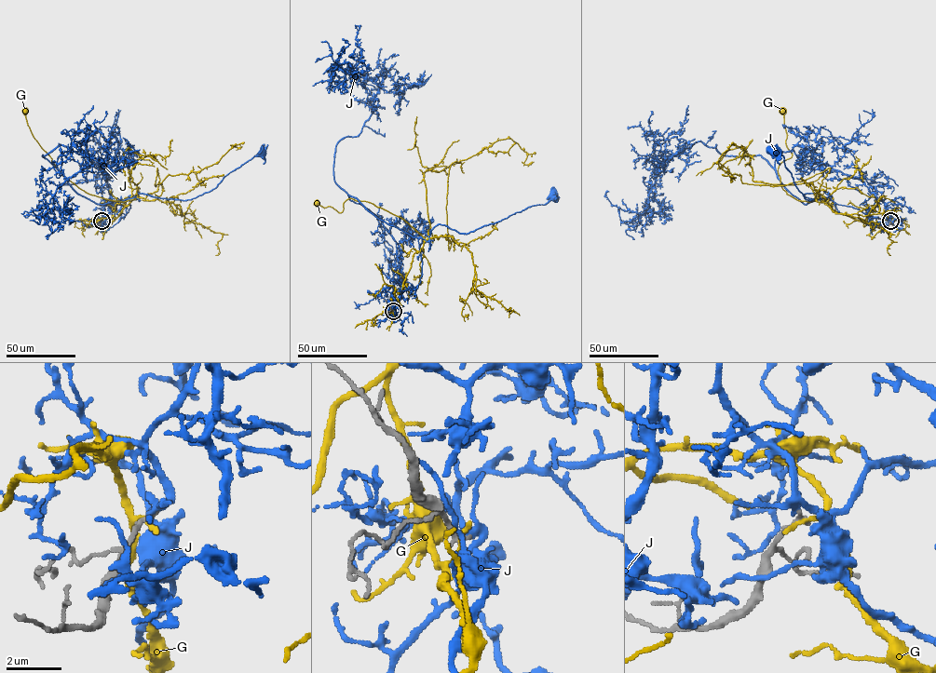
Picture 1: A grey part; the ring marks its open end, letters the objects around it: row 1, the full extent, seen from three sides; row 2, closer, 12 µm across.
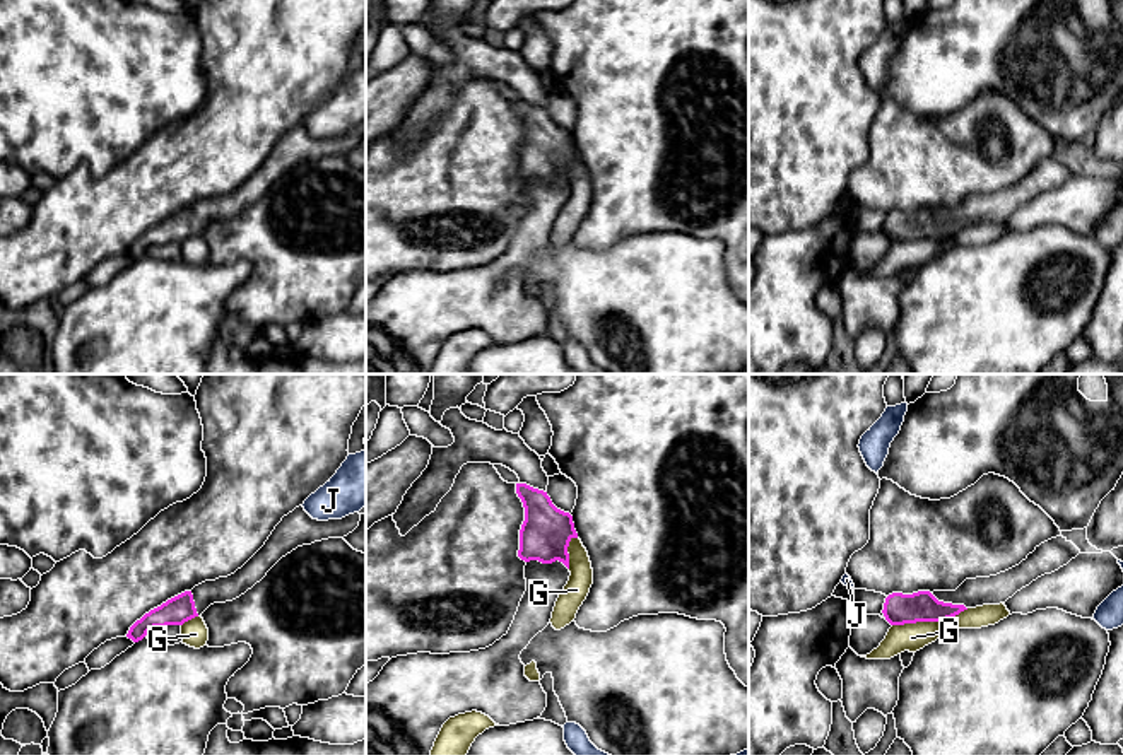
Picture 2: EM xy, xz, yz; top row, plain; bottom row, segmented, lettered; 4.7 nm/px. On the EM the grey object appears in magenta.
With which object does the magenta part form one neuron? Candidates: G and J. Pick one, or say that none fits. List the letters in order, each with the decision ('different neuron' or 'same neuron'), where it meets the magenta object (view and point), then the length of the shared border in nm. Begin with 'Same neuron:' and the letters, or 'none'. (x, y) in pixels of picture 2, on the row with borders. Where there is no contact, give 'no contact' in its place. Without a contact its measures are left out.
Same neuron: none
G: different neuron; meets magenta in yz at (930, 620); contact 360 nm long
J: different neuron; no contact

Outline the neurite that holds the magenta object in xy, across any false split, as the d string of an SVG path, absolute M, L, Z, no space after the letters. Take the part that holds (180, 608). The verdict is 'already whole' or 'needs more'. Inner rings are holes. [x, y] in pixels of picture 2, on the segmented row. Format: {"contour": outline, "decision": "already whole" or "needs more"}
{"contour": "M303 506L282 518L265 545L234 574L205 581L191 591L185 591L137 620L126 637L133 642L142 641L154 627L183 625L185 622L202 617L214 603L226 603L239 598L287 553L303 545L328 538L344 538L352 533L361 521L354 512L342 519L318 521L313 519Z", "decision": "needs more"}

